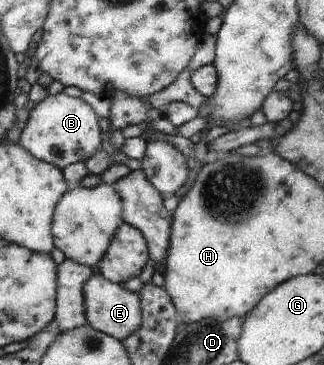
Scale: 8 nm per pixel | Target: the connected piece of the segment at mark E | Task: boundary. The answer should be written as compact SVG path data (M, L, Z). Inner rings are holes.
M95 274L87 281L84 288L86 300L86 317L88 323L98 331L125 342L129 335L139 329L141 322L141 309L138 296L127 291L121 284L112 283L102 274Z

